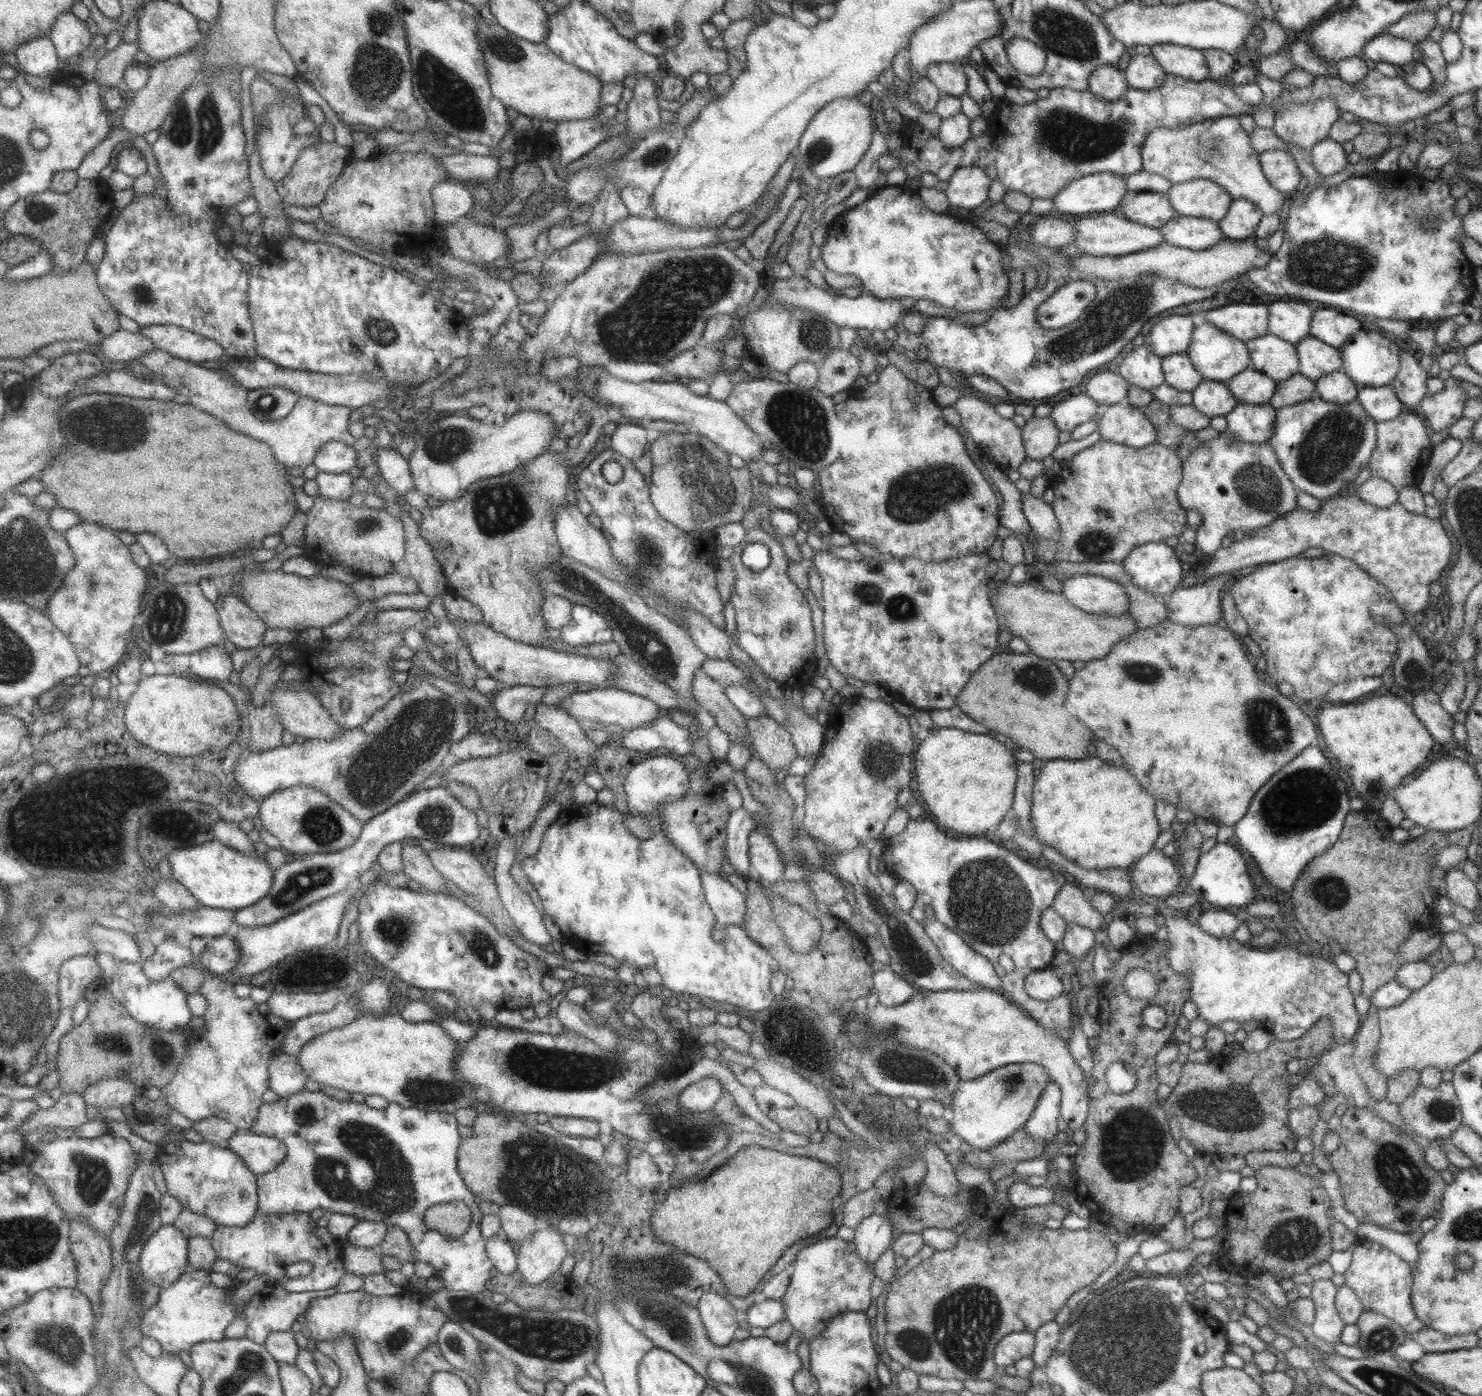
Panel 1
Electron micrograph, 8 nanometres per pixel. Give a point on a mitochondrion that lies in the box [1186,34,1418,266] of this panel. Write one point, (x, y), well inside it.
(1216, 146)

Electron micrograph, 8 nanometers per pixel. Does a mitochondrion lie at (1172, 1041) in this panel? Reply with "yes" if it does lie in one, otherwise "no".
no

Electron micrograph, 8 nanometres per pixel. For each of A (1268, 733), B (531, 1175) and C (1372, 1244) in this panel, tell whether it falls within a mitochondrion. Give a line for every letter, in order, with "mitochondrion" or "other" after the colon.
A: mitochondrion
B: mitochondrion
C: other

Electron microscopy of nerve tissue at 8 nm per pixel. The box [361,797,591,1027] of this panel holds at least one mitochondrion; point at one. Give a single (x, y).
(481, 945)

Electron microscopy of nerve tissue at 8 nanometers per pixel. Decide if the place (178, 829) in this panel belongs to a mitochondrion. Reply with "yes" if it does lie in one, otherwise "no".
no

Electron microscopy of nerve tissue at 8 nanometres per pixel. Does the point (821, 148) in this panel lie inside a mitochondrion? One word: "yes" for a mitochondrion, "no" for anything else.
yes

